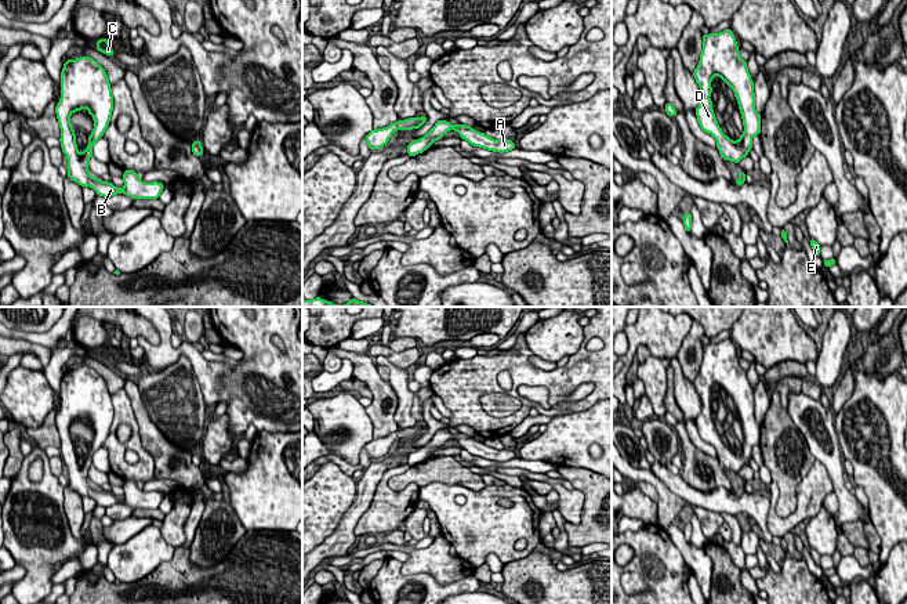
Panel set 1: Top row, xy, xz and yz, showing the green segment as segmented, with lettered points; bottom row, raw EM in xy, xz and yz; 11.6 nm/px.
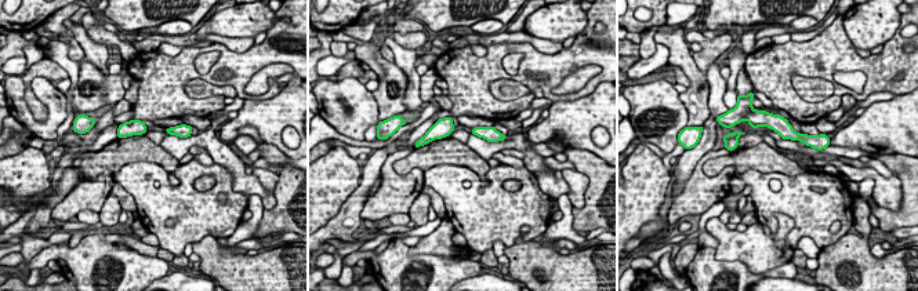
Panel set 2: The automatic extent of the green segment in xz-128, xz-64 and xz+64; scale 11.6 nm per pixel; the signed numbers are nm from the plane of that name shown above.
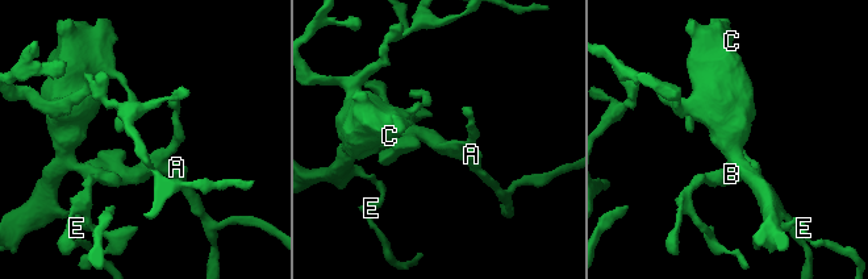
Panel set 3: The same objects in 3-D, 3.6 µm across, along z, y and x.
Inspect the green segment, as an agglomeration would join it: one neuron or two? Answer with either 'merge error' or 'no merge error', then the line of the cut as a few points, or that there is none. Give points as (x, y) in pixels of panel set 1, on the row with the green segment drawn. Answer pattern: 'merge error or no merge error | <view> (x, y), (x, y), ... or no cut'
no merge error | no cut

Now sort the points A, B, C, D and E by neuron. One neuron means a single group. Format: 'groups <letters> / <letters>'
groups A B C D E

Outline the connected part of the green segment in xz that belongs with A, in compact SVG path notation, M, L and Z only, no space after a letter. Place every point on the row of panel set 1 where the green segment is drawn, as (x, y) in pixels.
M440 119L424 137L407 144L407 155L411 158L418 153L422 153L429 148L431 144L443 138L445 133L449 130L456 130L460 134L460 137L468 141L471 145L487 151L504 153L516 148L515 142L509 141L508 138L498 141L491 137L487 137L485 133L474 130L471 126L465 126L462 123L454 126L449 120L445 122Z

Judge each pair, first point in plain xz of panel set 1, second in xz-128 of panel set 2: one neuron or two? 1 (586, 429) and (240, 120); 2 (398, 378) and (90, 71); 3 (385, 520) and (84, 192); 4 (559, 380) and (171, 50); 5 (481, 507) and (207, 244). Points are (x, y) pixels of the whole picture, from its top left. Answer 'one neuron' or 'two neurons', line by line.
1: one neuron
2: two neurons
3: one neuron
4: two neurons
5: two neurons

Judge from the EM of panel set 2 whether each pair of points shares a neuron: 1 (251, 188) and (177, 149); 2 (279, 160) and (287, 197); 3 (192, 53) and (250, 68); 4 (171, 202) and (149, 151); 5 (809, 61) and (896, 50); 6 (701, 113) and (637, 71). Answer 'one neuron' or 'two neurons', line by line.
1: one neuron
2: one neuron
3: one neuron
4: two neurons
5: one neuron
6: two neurons

